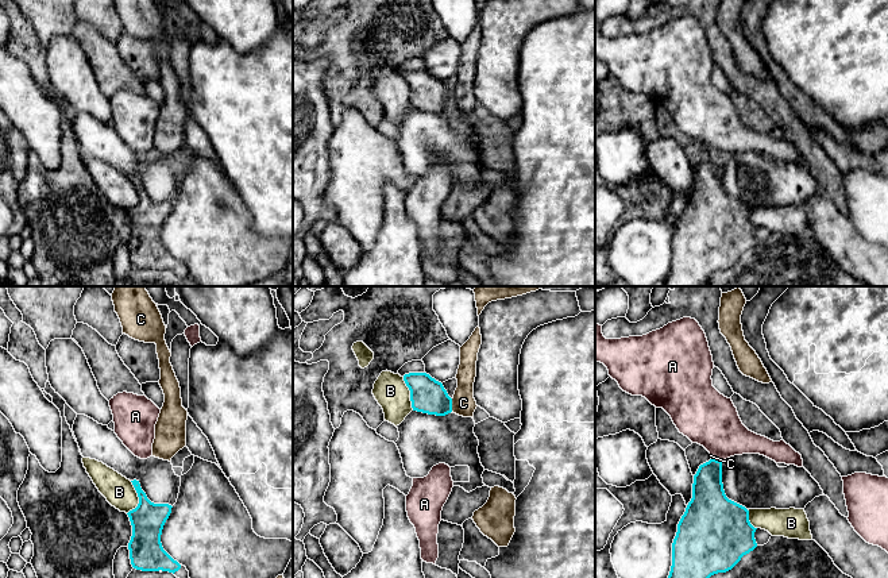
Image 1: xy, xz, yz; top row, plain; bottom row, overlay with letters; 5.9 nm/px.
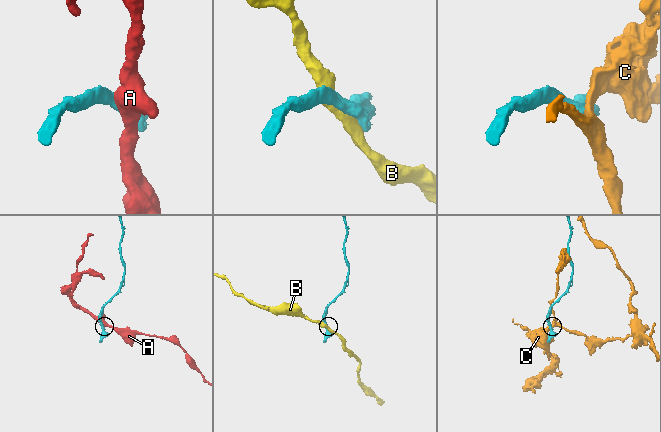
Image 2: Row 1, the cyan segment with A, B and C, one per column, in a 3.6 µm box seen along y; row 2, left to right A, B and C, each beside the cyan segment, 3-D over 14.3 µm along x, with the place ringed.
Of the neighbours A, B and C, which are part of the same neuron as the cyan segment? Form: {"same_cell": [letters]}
{"same_cell": []}

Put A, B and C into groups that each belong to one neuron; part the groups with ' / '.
A / B / C

